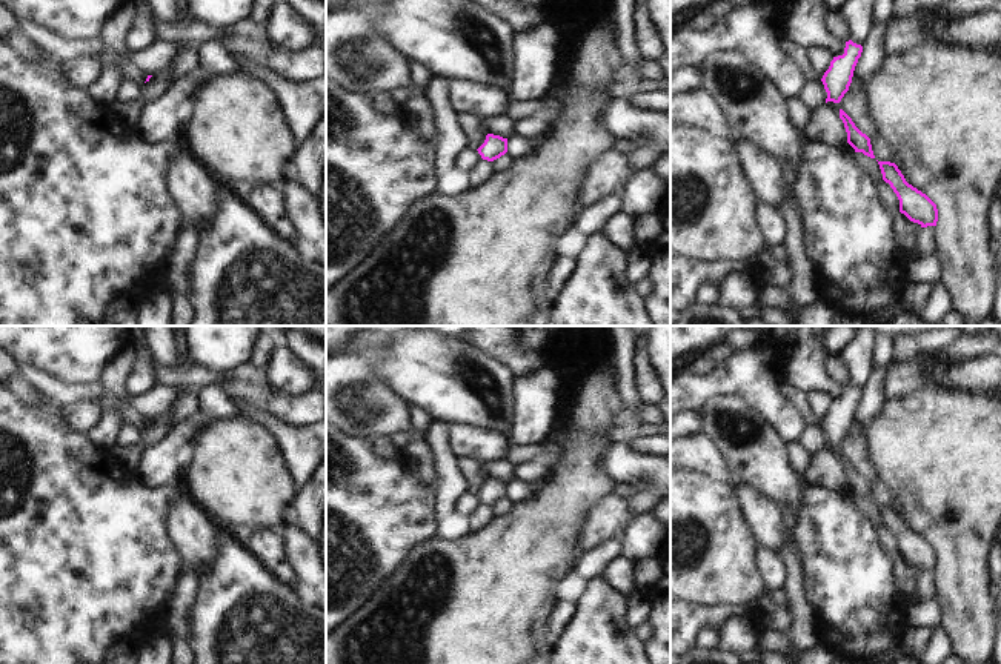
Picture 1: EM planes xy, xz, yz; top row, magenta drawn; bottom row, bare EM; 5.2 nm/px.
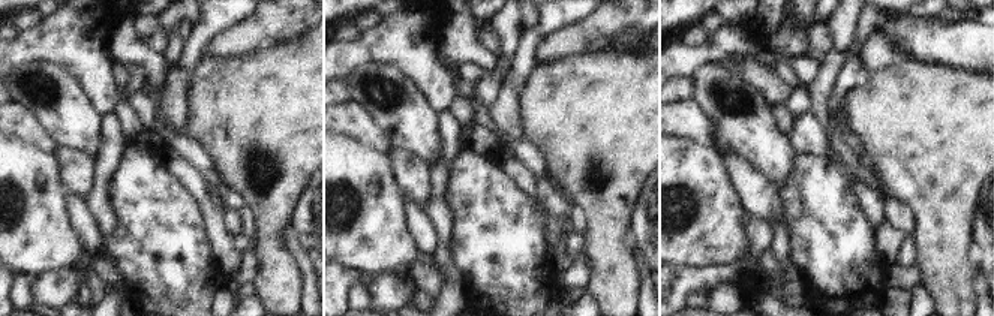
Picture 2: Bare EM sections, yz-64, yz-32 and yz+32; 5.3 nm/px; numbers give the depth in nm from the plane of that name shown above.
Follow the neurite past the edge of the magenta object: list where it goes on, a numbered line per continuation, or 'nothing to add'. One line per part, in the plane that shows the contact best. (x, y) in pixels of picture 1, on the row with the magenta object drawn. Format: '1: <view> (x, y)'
nothing to add

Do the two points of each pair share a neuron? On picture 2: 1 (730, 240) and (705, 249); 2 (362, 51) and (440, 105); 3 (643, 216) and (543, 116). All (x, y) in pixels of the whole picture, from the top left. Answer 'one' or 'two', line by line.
1: one
2: one
3: two

